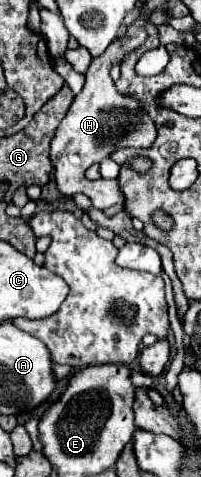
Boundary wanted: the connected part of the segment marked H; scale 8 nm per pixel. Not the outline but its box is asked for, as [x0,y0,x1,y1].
[50,17,158,209]

